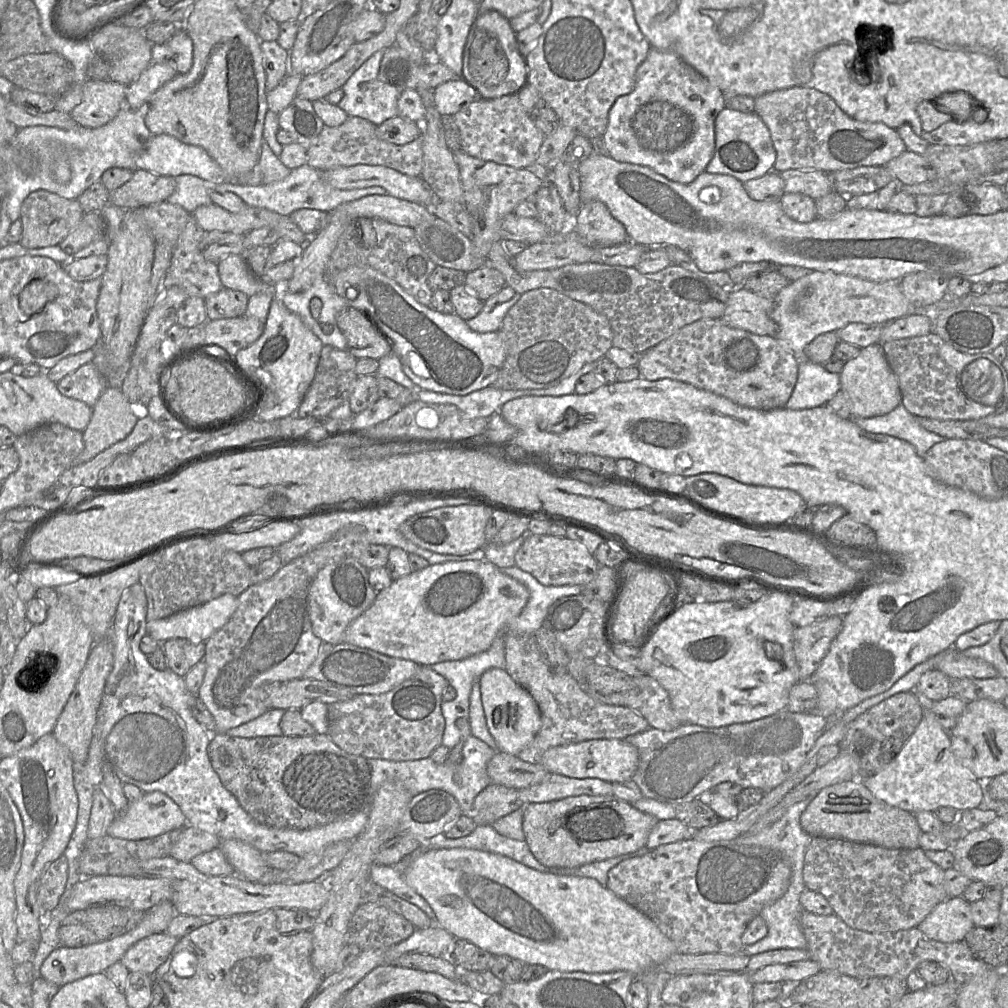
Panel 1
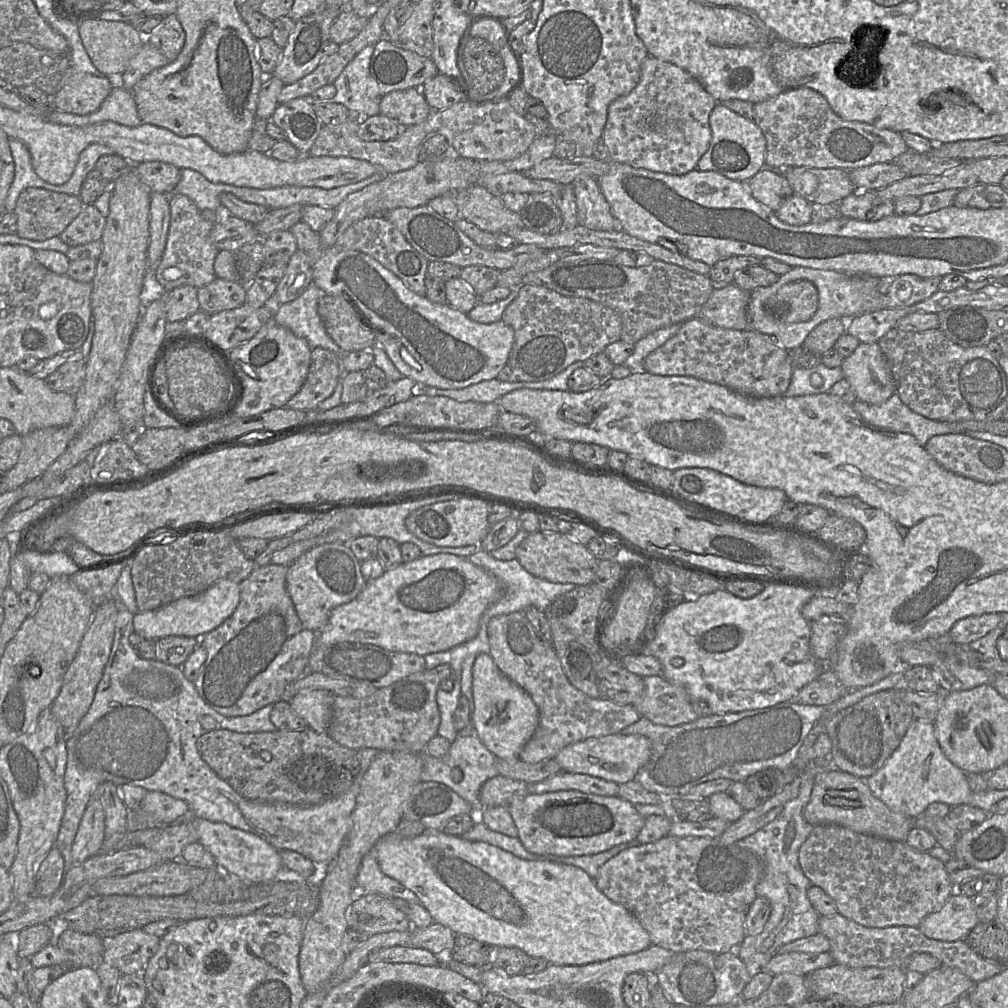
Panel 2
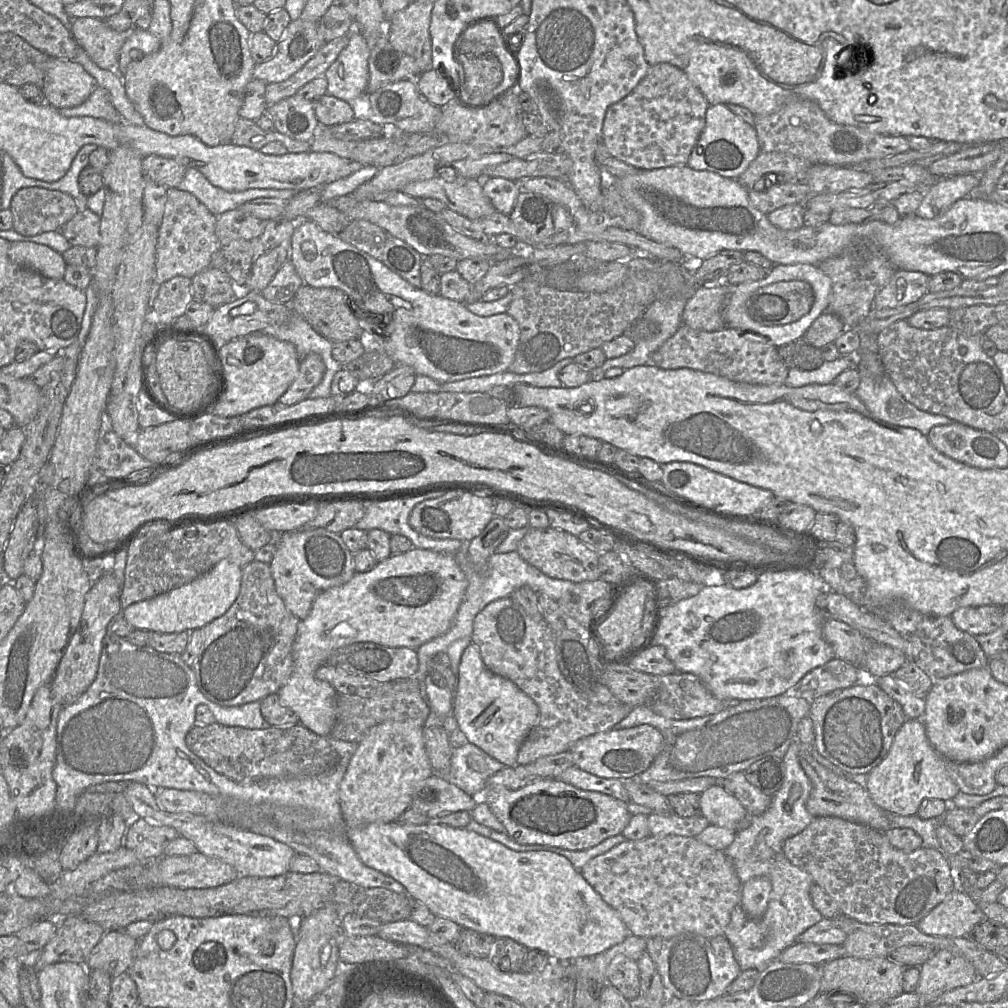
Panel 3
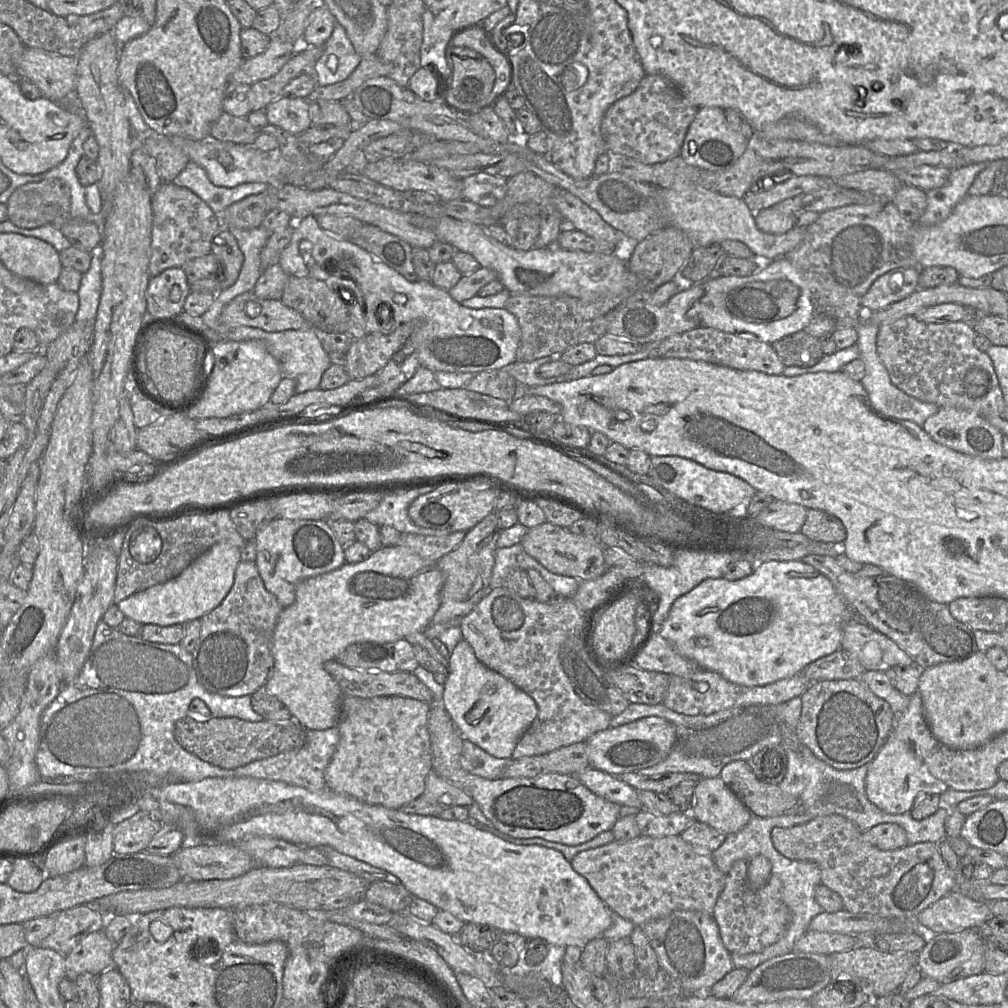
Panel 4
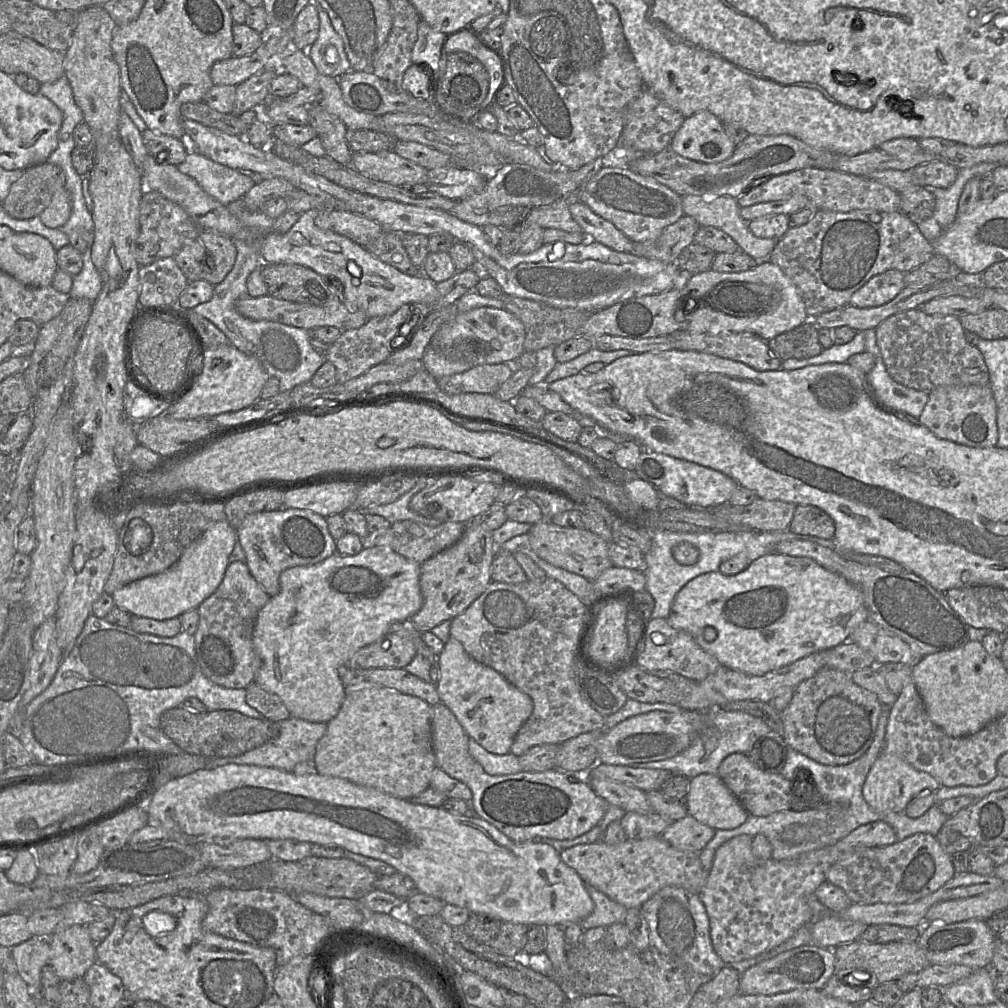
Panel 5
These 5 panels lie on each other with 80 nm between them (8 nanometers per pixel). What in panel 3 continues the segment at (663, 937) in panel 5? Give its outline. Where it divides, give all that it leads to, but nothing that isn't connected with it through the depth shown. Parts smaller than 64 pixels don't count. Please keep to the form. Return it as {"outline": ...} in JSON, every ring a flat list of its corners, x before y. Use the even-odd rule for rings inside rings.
{"outline":[[683,932,670,938,651,937,646,942,646,951,653,959,663,985,676,998,689,1001,717,999,727,994,729,985,742,972,725,936,707,938]]}

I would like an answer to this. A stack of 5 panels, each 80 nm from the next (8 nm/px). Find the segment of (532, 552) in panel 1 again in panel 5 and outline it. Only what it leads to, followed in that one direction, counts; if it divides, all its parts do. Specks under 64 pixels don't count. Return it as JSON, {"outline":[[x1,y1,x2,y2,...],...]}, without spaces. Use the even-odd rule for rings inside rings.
{"outline":[[550,520,532,525,529,530,532,550,551,565,594,581,612,566,608,554,609,543,587,528,571,528,554,524]]}

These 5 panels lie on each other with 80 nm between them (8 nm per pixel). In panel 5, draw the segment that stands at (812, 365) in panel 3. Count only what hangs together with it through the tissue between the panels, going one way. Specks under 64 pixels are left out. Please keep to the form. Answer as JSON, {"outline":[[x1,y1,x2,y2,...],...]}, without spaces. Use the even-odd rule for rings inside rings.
{"outline":[[812,320,781,333,767,341,772,353,780,360,806,359,819,355,824,348,818,337,818,327]]}

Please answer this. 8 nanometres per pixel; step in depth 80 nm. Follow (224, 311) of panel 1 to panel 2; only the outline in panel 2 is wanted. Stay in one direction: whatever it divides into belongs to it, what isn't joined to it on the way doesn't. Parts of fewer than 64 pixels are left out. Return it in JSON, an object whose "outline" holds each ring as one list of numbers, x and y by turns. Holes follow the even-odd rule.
{"outline":[[216,278,210,284,197,289,201,310,208,315,233,310,246,303,247,291,239,282]]}

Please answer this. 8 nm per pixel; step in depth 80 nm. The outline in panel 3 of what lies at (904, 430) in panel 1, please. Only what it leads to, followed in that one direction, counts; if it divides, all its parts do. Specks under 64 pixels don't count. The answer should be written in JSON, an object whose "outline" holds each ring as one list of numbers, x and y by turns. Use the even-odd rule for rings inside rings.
{"outline":[[887,373,879,378,872,375,862,377,854,394,877,420,893,426,914,428,925,436,934,426,953,422,945,416,920,410,907,401]]}

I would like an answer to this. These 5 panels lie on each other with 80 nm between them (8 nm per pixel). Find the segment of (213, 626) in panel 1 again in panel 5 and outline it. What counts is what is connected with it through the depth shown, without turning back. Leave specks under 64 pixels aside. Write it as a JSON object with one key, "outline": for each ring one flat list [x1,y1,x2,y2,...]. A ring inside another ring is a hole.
{"outline":[[227,520,216,522,186,548,170,569,131,582,114,591,112,597,115,606,131,616,155,620,180,617,185,612,198,609,221,584,236,541,236,531]]}

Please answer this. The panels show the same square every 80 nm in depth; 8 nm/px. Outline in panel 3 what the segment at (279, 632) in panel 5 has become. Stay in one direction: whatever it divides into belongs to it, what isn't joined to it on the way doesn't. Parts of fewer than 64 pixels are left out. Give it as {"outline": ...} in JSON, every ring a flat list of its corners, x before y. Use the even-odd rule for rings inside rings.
{"outline":[[414,547,406,553,391,555,378,562,369,572,355,573,347,583,321,592,313,601,306,618,298,624,293,643,293,670,287,682,277,692,279,701,299,718,299,724,320,736,329,736,337,718,336,690,316,677,316,670,335,649,356,642,373,642,388,647,417,650,423,644,449,630,464,599,468,579,454,554]]}

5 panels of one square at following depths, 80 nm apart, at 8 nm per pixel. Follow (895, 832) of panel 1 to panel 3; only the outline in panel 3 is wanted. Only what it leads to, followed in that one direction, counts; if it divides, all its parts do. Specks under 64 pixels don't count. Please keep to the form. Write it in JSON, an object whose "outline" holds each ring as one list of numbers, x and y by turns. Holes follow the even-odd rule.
{"outline":[[804,743,799,745,798,750,800,763,811,781,811,793,806,803,806,809,813,817,839,817,864,824,882,833,892,828,889,813,875,804,866,788,817,763,810,753,810,748]]}

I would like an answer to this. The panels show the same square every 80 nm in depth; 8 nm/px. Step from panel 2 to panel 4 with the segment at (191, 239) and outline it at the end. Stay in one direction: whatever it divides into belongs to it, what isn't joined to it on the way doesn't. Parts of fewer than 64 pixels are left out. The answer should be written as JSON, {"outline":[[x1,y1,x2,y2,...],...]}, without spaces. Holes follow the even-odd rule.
{"outline":[[162,183,151,197,151,206,153,224,150,277,169,268,182,268,186,262,211,253,211,242,221,229,221,219,192,191,174,183]]}

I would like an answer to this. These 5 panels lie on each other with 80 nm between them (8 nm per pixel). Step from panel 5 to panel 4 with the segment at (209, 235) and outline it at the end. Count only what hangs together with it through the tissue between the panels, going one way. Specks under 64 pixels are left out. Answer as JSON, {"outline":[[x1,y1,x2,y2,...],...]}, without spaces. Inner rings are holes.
{"outline":[[220,229,213,237,211,253,218,259,224,270,223,279,217,283,222,284,224,288,232,286,239,277,244,255,236,238,228,229]]}

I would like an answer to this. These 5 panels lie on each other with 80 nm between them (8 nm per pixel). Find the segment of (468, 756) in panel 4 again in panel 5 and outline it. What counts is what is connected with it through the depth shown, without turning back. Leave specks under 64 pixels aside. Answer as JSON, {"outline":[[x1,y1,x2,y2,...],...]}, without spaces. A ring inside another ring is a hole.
{"outline":[[472,738,468,741,468,748,472,758,489,775,506,775,522,771,519,757,513,755,511,752,504,755,490,753]]}

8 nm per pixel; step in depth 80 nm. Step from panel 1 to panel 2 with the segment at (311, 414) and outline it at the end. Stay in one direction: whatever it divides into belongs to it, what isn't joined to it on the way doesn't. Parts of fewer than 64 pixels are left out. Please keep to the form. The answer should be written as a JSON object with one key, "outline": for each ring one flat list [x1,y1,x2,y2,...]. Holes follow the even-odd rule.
{"outline":[[322,347,313,348,307,378,286,406,303,411,319,409,319,404,333,394,344,373,339,355]]}

